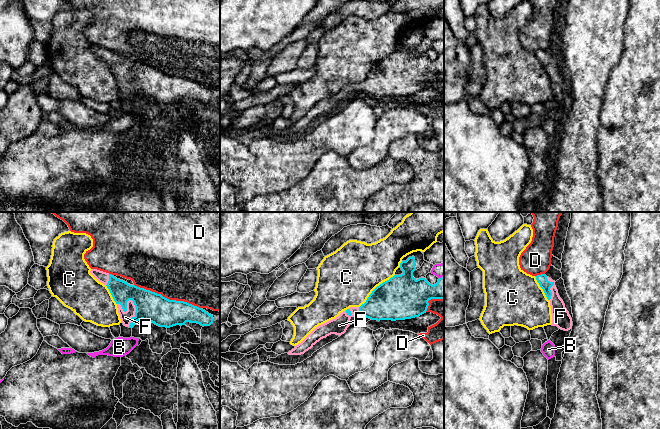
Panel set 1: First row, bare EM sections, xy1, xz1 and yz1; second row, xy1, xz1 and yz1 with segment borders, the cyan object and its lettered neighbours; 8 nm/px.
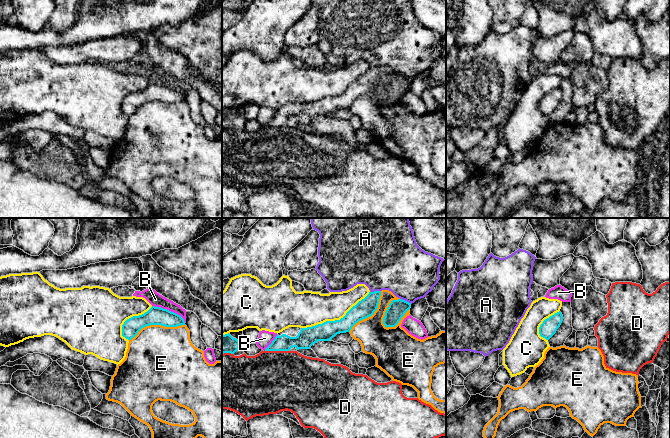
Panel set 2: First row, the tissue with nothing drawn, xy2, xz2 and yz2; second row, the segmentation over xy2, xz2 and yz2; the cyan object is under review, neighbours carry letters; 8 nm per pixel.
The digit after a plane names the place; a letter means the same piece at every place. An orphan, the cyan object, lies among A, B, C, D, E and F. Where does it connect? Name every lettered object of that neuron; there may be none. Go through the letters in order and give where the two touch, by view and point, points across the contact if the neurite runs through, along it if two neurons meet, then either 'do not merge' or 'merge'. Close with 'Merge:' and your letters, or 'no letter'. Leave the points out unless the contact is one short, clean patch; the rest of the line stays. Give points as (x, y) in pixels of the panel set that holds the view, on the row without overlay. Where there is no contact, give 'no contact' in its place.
A: meets cyan in xz2 at (406, 77); do not merge
B: meets cyan in xy2 at (168, 86); do not merge
C: meets cyan in xz2 at (335, 96); do not merge
D: meets cyan in xy1 at (168, 75); do not merge
E: meets cyan in xz2 at (397, 99); do not merge
F: meets cyan in xy1 at (135, 89); runs through xy1 (150, 82), (142, 82), (135, 89), (130, 89), (125, 93); merge
Merge: F

